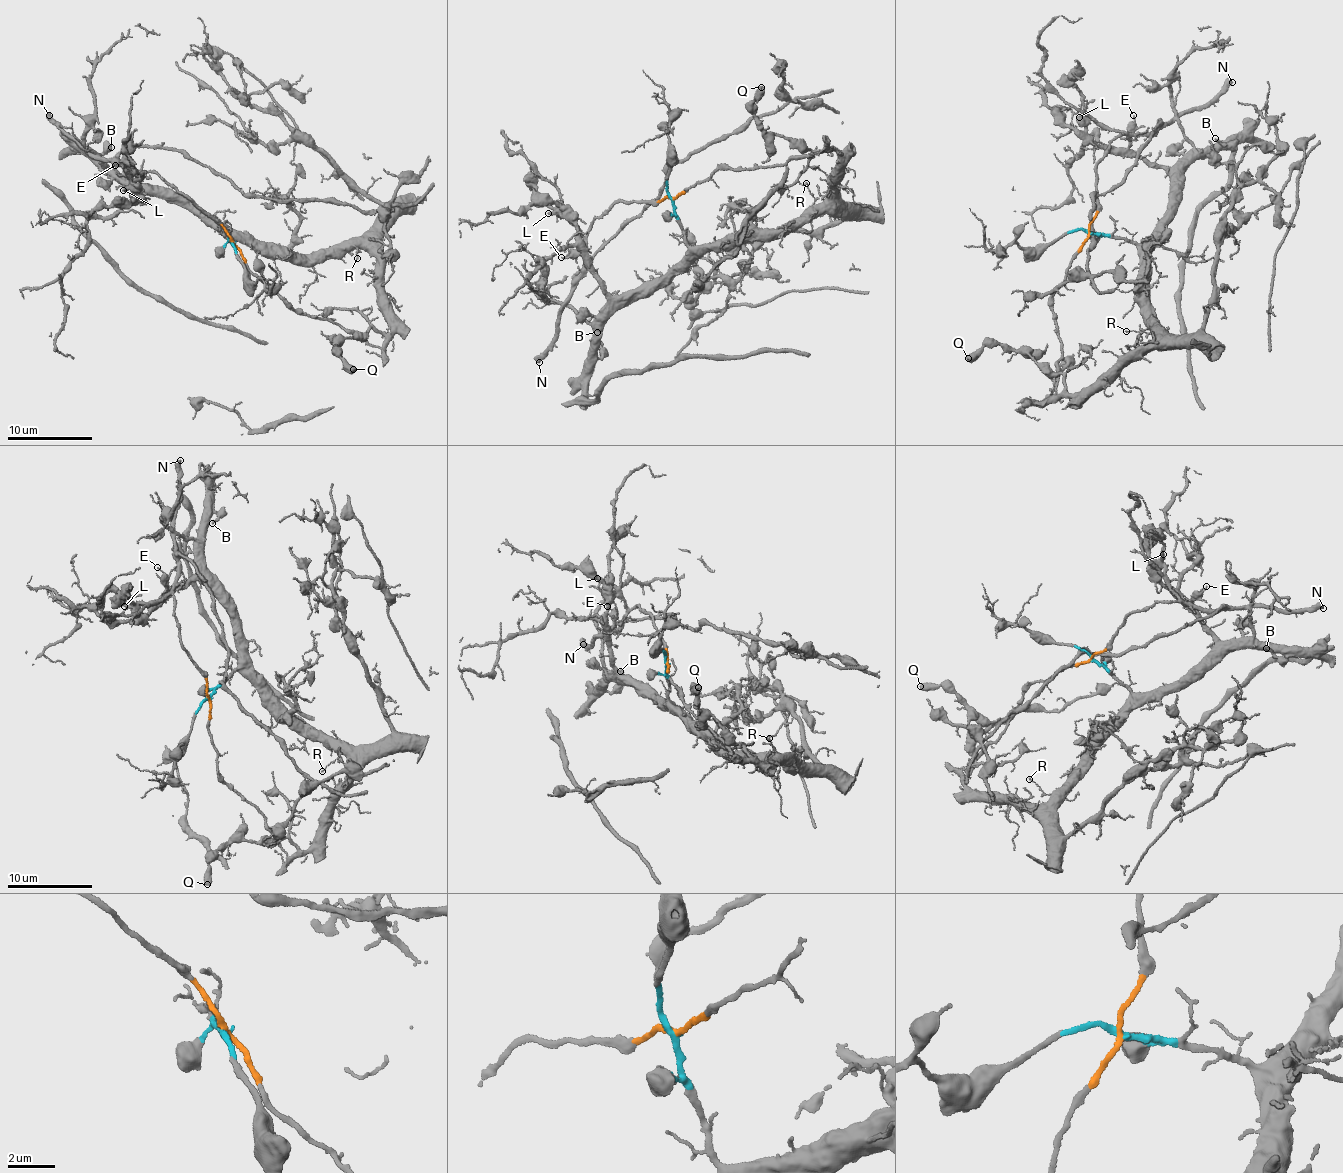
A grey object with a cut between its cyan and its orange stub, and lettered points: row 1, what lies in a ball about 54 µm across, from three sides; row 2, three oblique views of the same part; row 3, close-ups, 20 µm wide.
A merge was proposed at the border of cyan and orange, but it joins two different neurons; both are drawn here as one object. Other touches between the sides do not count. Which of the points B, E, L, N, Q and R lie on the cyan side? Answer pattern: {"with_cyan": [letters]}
{"with_cyan": ["B", "E", "Q", "R"]}

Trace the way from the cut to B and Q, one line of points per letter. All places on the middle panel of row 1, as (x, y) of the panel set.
B: (671, 199), (687, 249), (687, 263), (649, 283), (612, 312), (599, 337), (597, 357), (601, 353), (597, 331)
Q: (671, 199), (691, 246), (774, 234), (829, 199), (837, 151), (801, 151), (762, 130), (762, 86)

